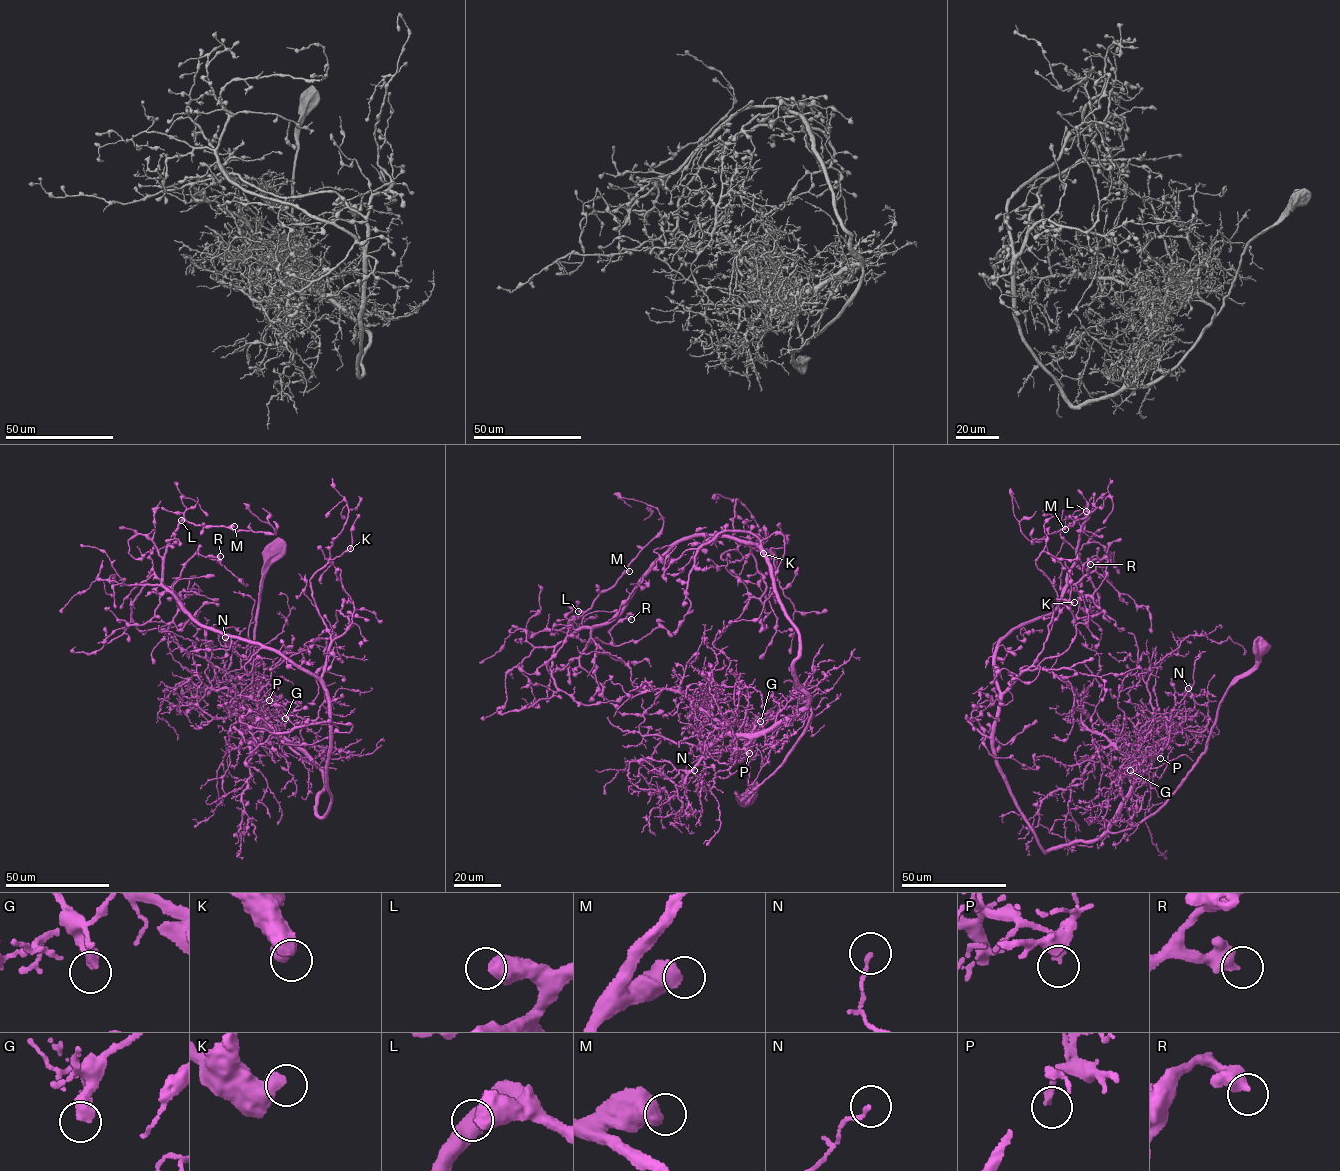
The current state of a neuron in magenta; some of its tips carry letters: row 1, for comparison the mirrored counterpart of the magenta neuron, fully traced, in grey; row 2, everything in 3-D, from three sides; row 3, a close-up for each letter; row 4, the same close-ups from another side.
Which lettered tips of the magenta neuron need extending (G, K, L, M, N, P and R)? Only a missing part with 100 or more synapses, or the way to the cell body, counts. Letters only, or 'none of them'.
none of them

